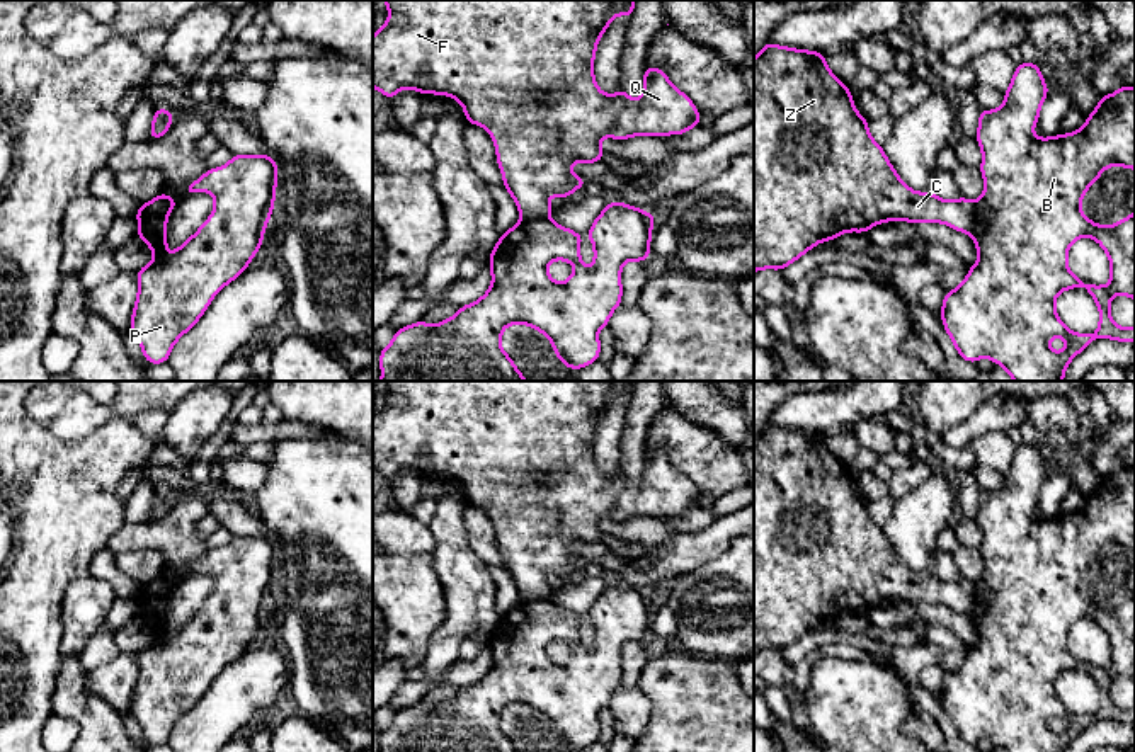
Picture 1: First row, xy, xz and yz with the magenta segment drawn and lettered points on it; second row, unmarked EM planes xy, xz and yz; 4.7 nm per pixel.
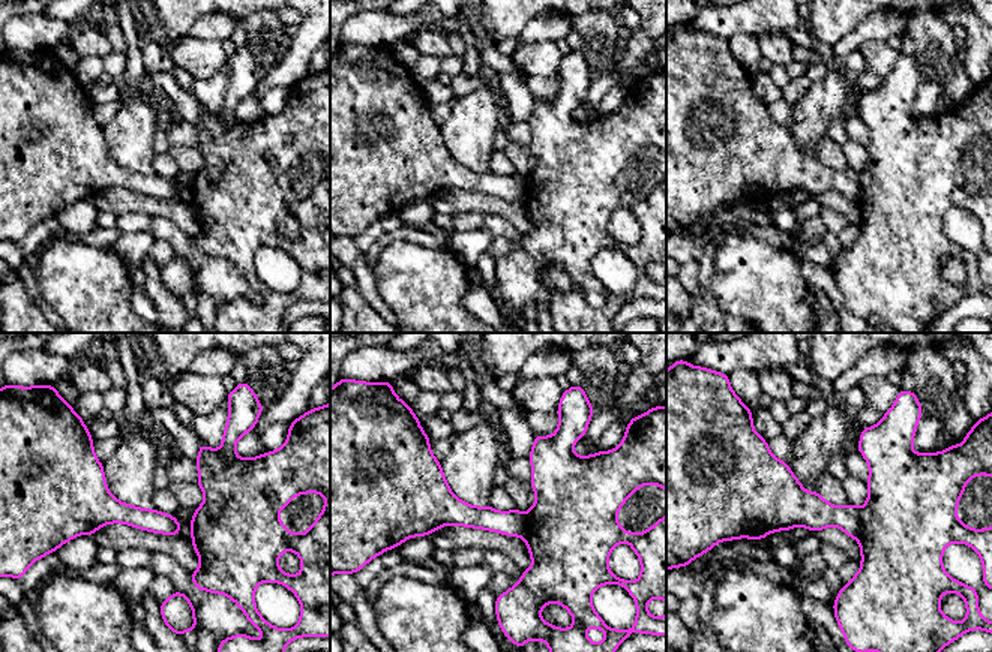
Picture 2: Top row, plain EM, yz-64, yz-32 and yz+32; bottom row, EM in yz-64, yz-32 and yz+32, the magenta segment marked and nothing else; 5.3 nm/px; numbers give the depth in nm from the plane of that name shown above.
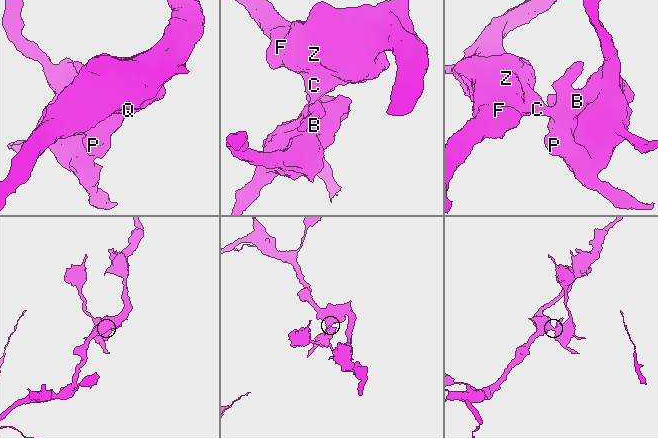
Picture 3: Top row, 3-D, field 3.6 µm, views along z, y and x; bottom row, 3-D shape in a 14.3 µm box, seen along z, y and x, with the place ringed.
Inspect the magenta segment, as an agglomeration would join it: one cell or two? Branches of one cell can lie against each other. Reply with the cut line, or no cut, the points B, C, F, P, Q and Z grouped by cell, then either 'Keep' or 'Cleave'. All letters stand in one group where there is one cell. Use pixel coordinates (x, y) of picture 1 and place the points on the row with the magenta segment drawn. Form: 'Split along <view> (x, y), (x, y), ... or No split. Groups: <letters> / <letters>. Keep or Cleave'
Split along yz (974, 203), (974, 227), (969, 232). Groups: B P / C F Q Z. Cleave

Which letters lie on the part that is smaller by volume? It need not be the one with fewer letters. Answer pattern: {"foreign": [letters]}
{"foreign": ["B", "P"]}

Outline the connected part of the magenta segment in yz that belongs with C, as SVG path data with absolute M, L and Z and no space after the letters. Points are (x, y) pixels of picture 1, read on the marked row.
M766 41L754 58L754 272L783 271L820 242L846 231L866 233L883 221L944 223L956 231L970 233L975 204L963 196L944 201L933 191L912 191L870 136L868 121L856 111L847 85L825 65L824 53Z

